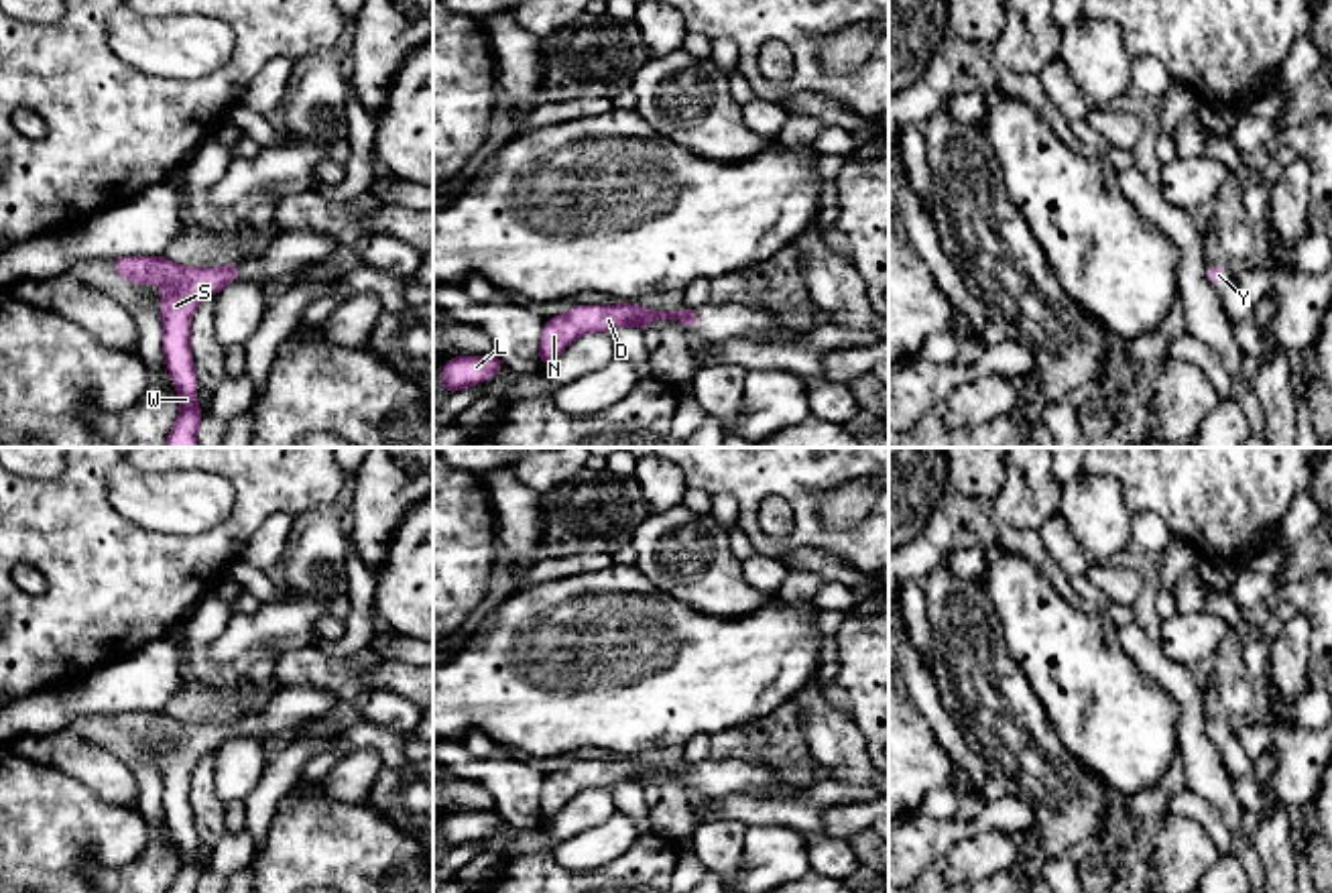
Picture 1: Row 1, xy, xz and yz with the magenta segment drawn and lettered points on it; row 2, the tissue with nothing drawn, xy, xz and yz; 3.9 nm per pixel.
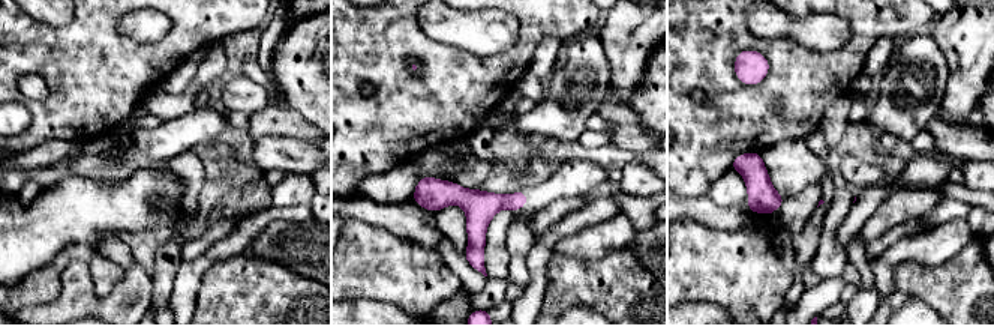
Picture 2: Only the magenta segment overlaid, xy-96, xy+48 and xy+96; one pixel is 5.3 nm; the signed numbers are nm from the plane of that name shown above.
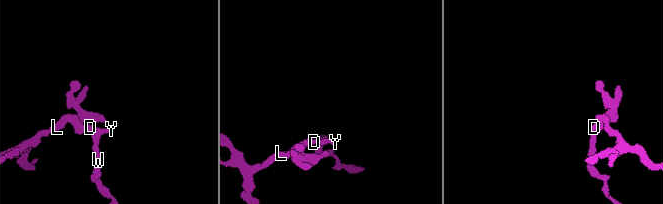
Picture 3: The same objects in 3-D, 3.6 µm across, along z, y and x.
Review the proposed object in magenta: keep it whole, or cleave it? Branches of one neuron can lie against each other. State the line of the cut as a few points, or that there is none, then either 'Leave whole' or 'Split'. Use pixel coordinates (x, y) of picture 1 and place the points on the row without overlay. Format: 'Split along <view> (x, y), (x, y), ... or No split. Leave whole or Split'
No split. Leave whole

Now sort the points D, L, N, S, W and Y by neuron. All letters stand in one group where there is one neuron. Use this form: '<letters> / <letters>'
D L N S W Y

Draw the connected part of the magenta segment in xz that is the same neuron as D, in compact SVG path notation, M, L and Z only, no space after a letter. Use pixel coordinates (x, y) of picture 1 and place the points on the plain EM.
M632 759L620 761L576 761L563 771L545 775L545 785L541 791L539 818L549 822L563 806L584 789L598 789L606 785L616 785L622 781L637 781L643 787L653 783L651 775L673 775L683 777L683 787L698 779L700 771L693 765L681 763L675 767L657 767L639 763Z

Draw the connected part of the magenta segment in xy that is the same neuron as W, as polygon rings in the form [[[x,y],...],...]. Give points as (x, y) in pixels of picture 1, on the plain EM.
[[[116,712],[112,714],[112,722],[128,738],[161,740],[165,820],[177,842],[181,860],[179,873],[167,893],[197,893],[197,881],[205,869],[195,856],[199,838],[189,803],[191,773],[207,751],[218,751],[226,740],[242,734],[238,718],[228,718],[220,724],[201,724],[181,722],[165,712]]]

